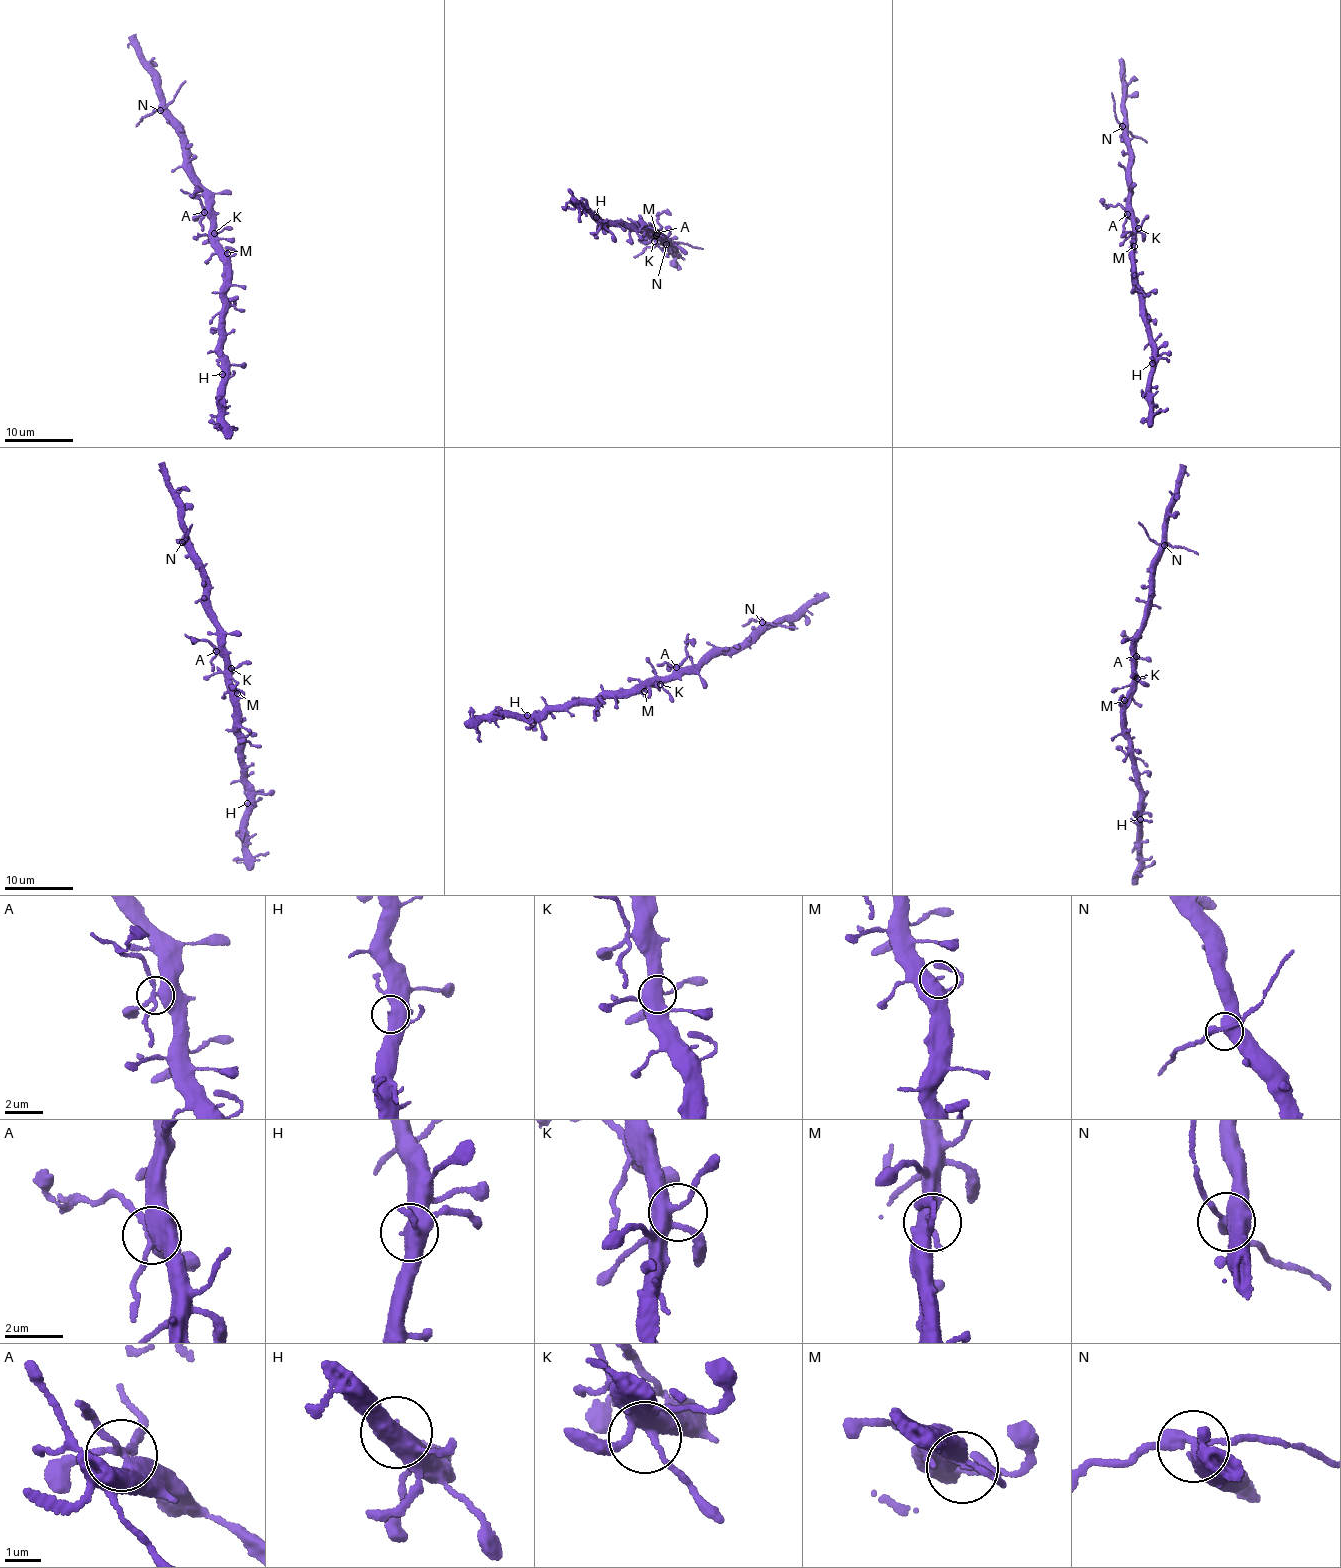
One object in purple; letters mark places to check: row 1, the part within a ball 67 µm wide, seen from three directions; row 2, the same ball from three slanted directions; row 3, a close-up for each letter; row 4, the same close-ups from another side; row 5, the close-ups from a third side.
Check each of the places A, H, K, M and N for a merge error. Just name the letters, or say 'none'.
A, N

